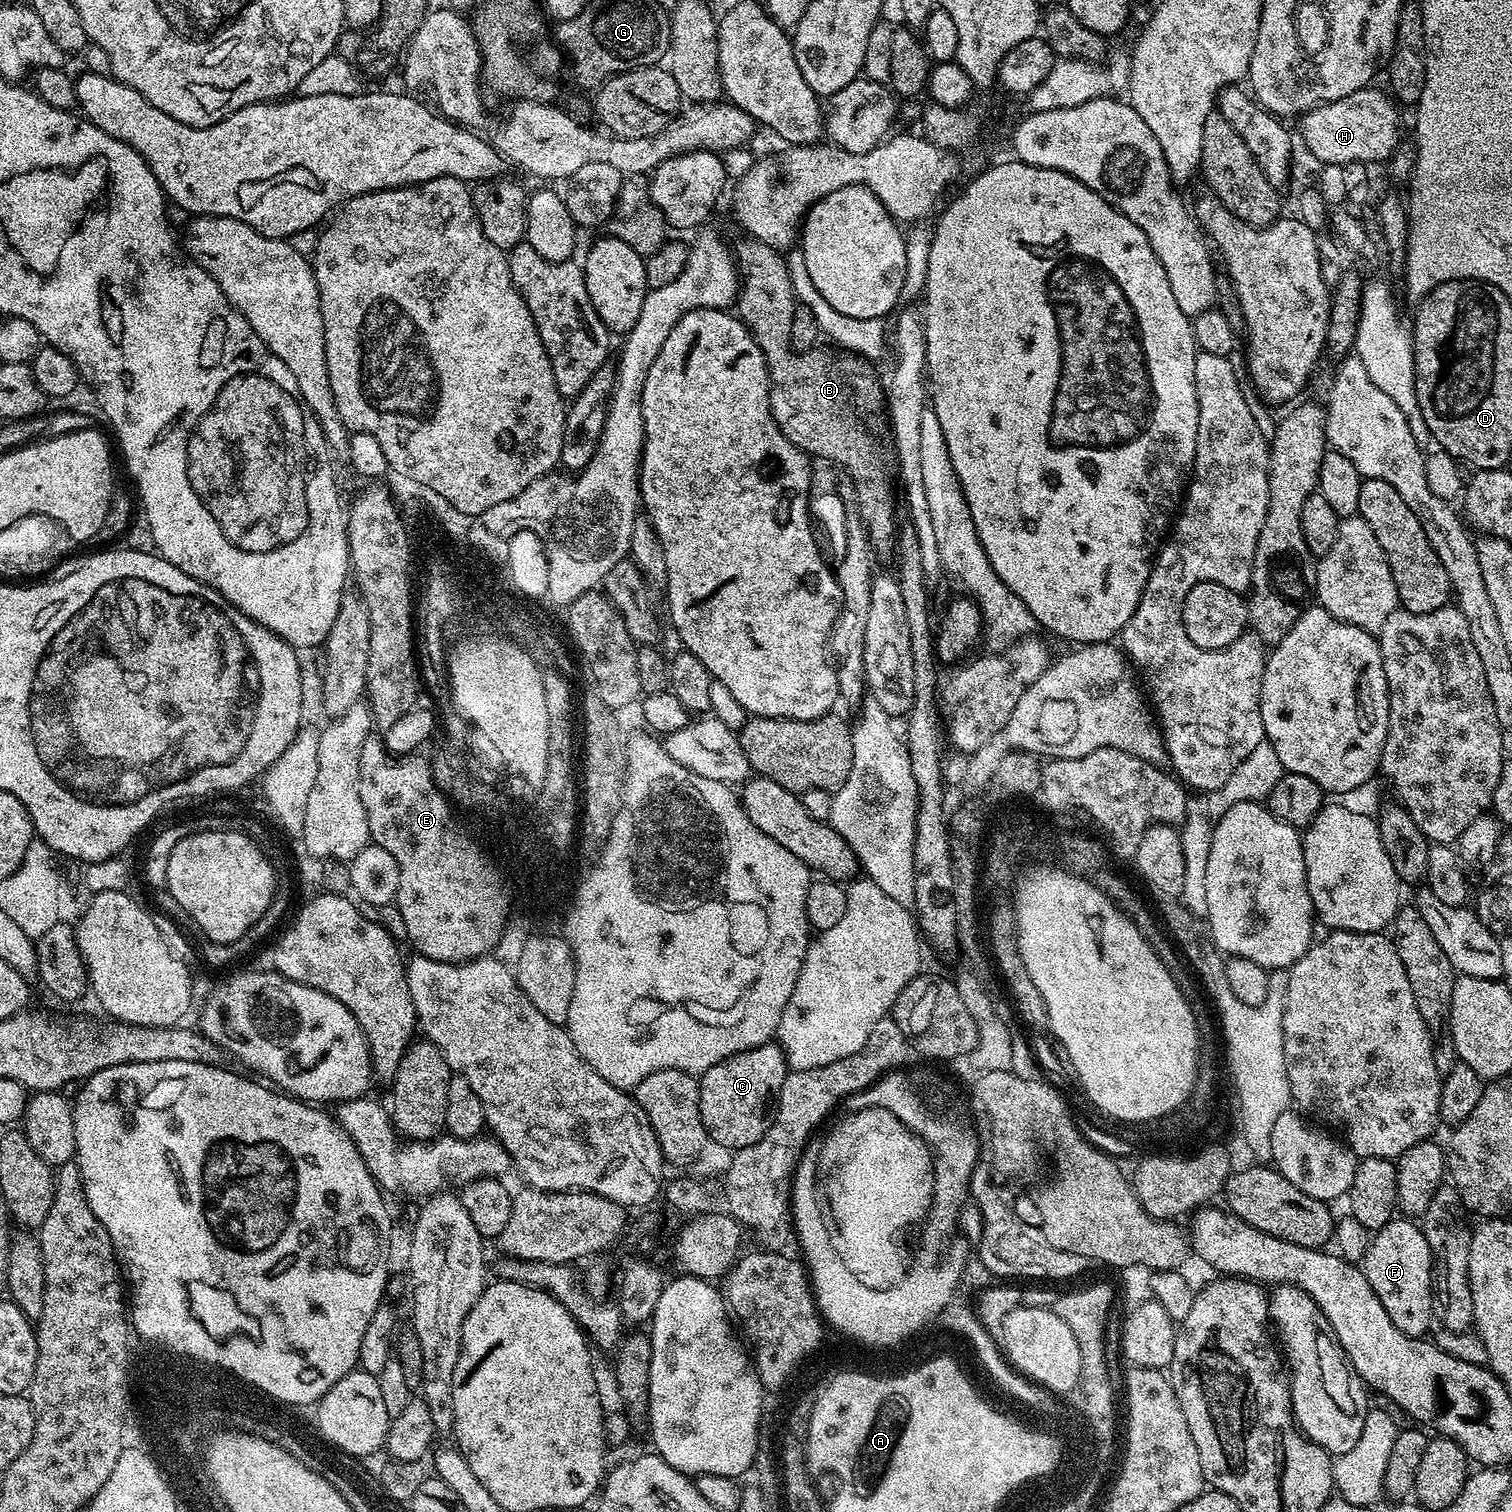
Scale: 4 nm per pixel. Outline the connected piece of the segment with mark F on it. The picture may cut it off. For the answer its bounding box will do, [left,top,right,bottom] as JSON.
[1362,1218,1434,1338]

